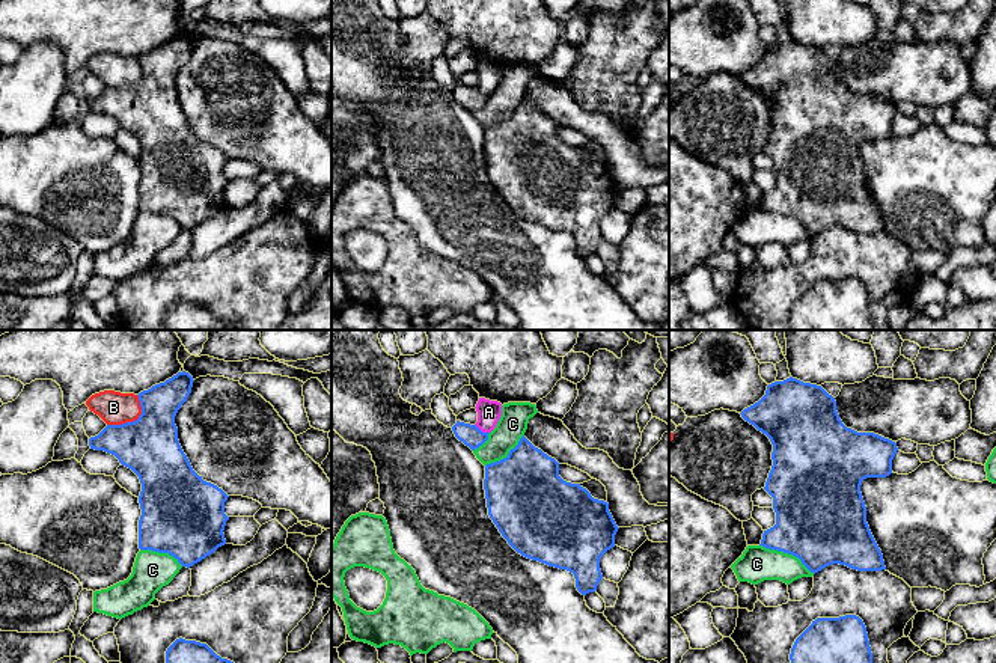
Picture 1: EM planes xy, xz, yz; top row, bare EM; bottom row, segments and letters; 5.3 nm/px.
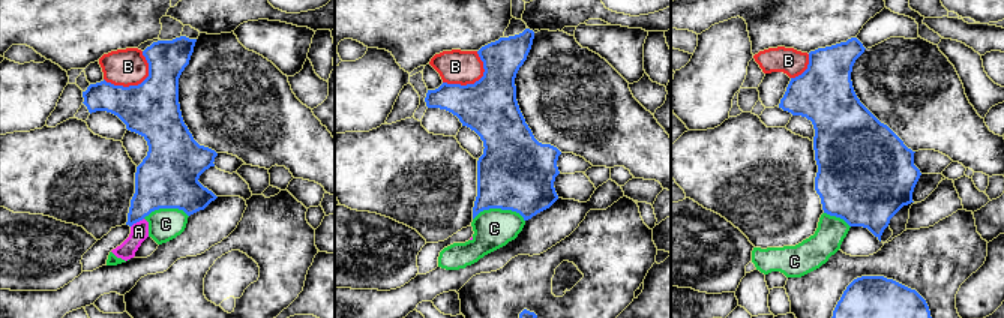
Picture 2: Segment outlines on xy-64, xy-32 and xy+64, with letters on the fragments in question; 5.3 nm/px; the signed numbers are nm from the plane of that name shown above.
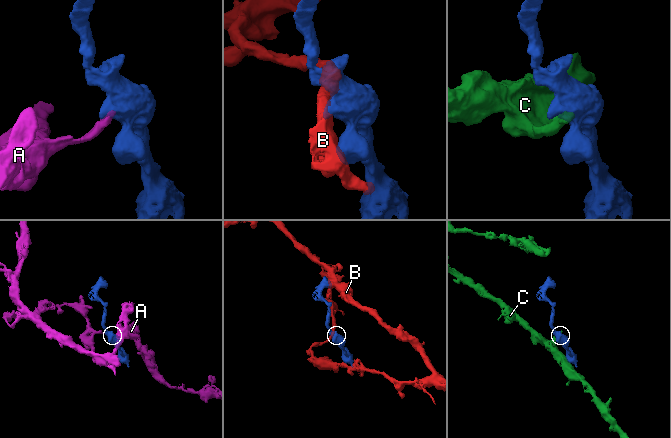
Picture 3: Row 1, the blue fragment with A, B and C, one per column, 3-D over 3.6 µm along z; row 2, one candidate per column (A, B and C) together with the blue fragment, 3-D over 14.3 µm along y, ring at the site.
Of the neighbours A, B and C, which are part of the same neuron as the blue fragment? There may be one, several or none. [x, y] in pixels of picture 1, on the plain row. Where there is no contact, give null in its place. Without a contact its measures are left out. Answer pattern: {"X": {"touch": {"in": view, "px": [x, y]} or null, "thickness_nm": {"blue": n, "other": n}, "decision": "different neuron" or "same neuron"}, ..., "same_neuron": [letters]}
{"A": {"touch": {"in": "xz", "px": [481, 94]}, "thickness_nm": {"blue": 110, "other": 130}, "decision": "different neuron"}, "B": {"touch": {"in": "xy", "px": [134, 83]}, "thickness_nm": {"blue": 320, "other": 180}, "decision": "different neuron"}, "C": {"touch": {"in": "yz", "px": [787, 214]}, "thickness_nm": {"blue": 480, "other": 190}, "decision": "different neuron"}, "same_neuron": []}

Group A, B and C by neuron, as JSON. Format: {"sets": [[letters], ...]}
{"sets": [["A"], ["B"], ["C"]]}

